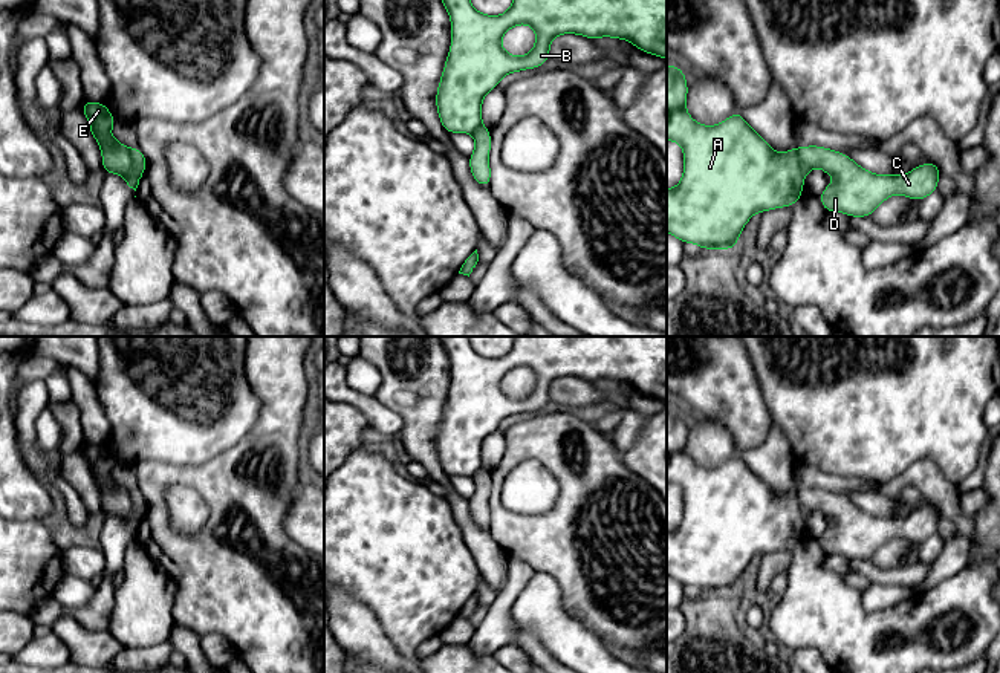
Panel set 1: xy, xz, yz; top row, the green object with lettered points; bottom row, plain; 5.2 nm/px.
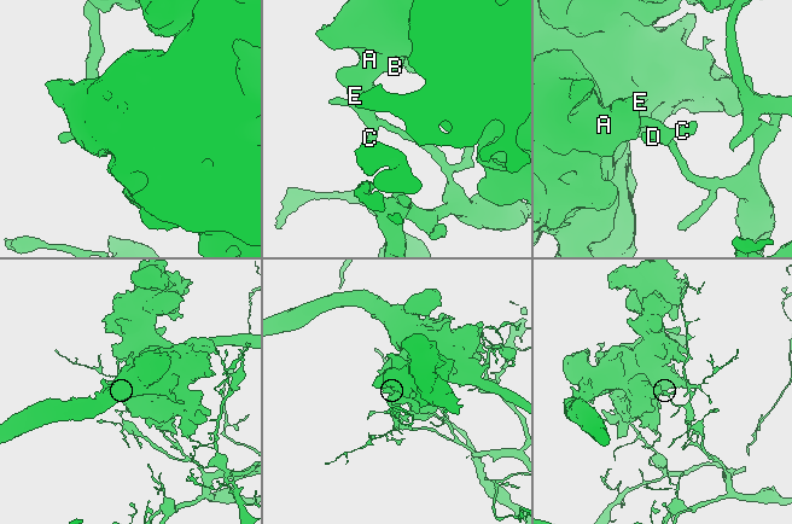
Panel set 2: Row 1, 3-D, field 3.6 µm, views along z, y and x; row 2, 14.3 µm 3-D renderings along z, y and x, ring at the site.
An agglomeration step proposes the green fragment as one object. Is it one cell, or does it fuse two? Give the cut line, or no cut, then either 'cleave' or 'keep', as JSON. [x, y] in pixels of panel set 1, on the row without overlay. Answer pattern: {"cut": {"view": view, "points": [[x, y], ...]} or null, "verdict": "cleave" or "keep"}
{"cut": {"view": "xy", "points": [[129, 493], [133, 510], [141, 517]]}, "verdict": "cleave"}

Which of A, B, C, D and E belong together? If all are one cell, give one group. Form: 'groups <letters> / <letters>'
groups A B E / C D

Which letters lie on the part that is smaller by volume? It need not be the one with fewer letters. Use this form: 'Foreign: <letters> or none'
Foreign: C, D

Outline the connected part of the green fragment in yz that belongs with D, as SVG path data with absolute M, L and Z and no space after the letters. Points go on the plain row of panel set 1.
M820 488L798 493L803 515L818 509L835 520L820 537L826 555L838 554L849 560L870 560L890 538L902 537L922 543L937 534L940 511L934 505L916 508L904 519L875 517L859 509L849 497Z

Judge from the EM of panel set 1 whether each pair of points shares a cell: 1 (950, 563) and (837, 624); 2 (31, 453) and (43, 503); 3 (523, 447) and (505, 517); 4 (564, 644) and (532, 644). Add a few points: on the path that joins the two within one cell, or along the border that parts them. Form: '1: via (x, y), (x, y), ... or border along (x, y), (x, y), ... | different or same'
1: border along (964, 569), (918, 594) | different
2: border along (20, 447), (26, 465), (49, 487) | different
3: via (506, 464), (497, 473), (496, 500) | same
4: border along (517, 624), (522, 624), (554, 656) | different

